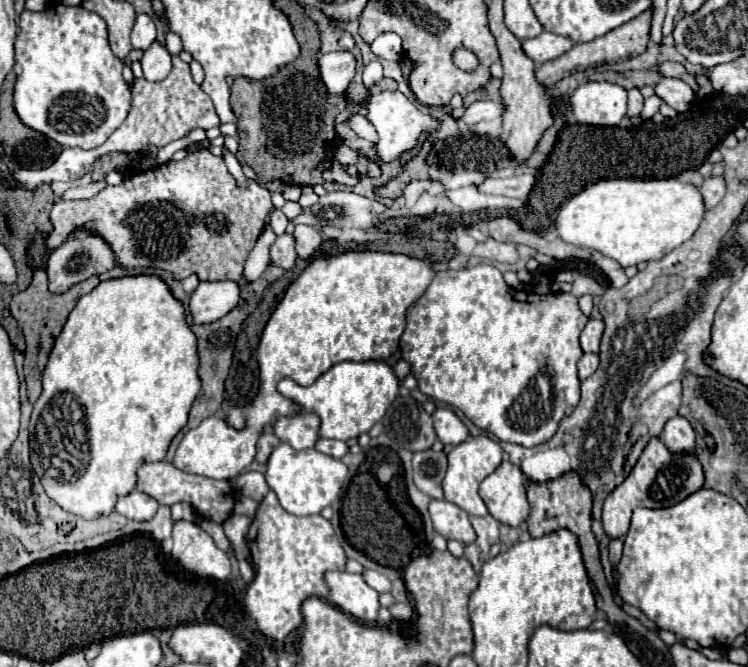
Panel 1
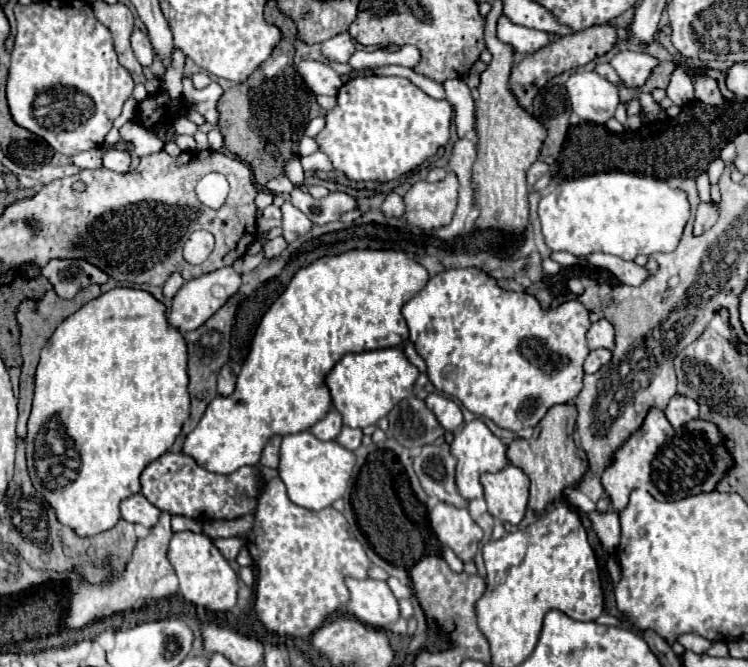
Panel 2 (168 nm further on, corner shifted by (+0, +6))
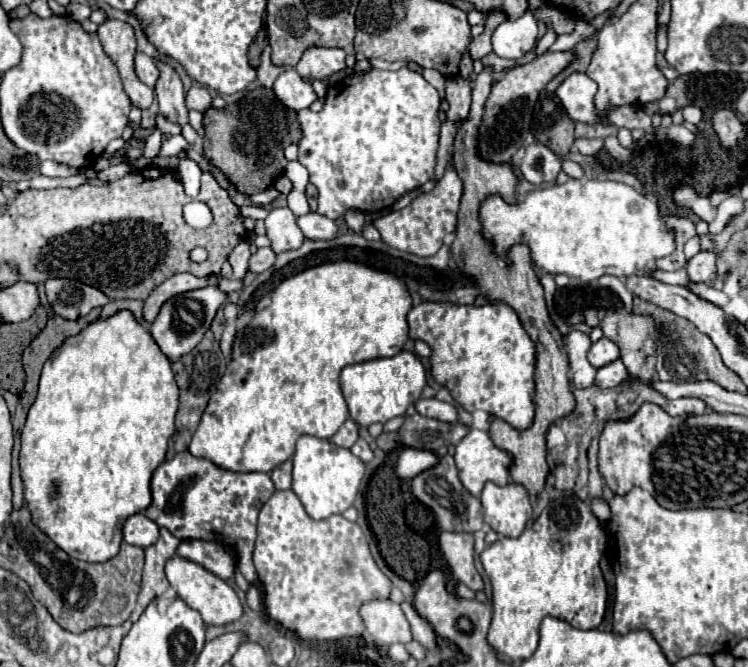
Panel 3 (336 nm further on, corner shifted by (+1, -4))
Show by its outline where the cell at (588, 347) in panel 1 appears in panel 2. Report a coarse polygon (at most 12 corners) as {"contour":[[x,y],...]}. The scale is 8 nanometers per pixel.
{"contour":[[605,318],[591,324],[587,344],[613,346],[613,324]]}

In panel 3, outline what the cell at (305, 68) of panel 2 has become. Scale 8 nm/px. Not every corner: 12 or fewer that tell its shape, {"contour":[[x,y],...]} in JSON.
{"contour":[[294,68],[274,80],[274,96],[290,110],[304,110],[314,100],[312,84]]}

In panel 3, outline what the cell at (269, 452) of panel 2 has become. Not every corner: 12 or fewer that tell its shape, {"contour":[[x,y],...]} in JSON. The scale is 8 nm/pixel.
{"contour":[[284,462],[272,476],[276,490],[290,490],[292,462]]}

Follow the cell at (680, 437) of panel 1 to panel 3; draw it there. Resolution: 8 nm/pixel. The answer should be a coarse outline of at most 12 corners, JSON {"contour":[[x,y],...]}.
{"contour":[[678,398],[666,408],[670,416],[700,416],[708,406],[700,398]]}

